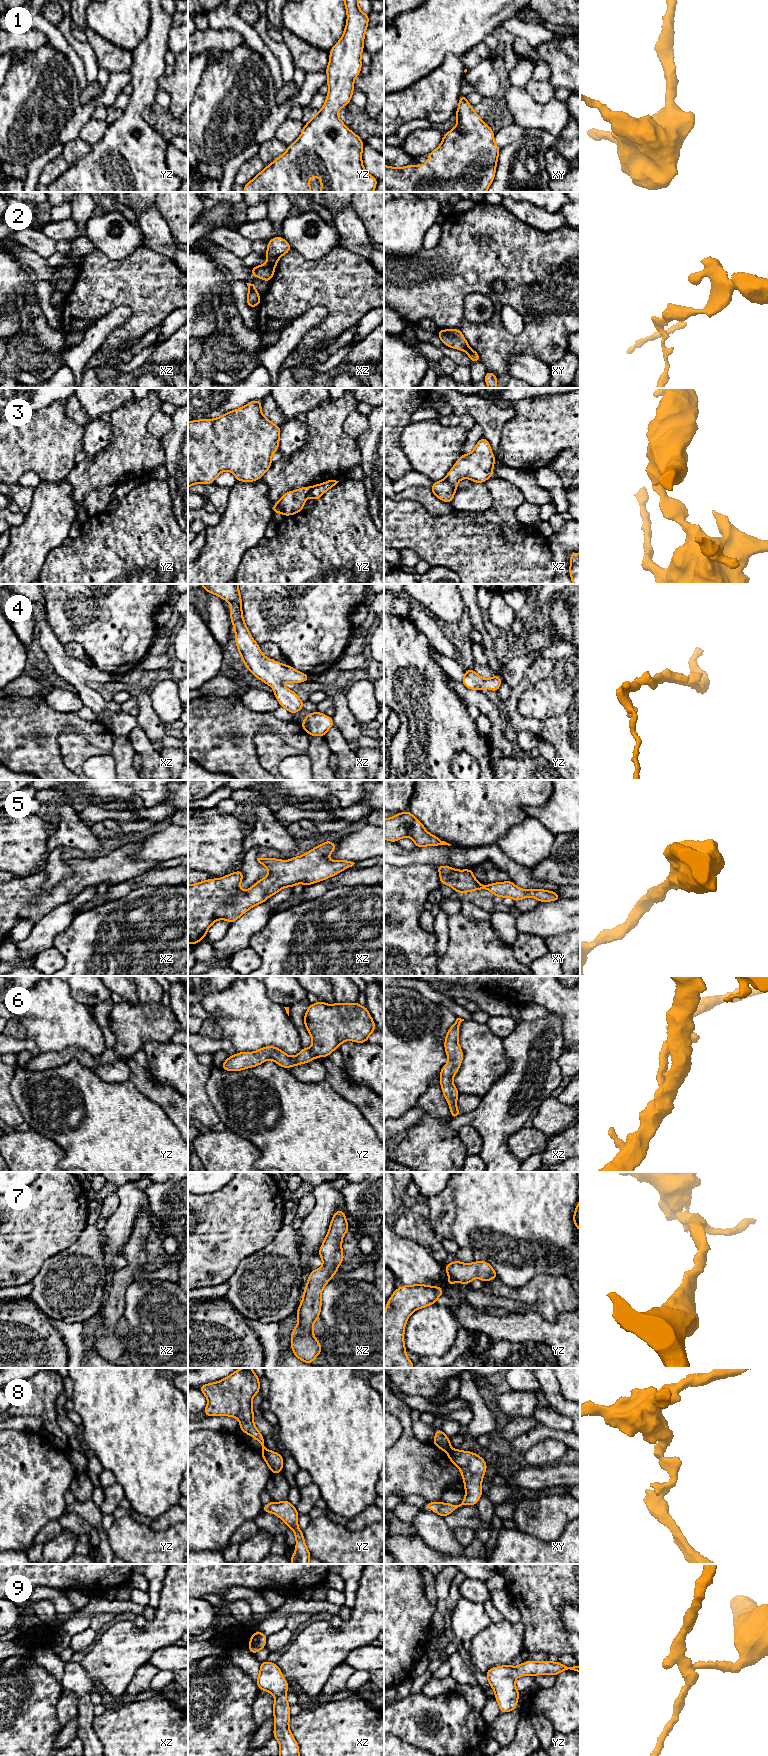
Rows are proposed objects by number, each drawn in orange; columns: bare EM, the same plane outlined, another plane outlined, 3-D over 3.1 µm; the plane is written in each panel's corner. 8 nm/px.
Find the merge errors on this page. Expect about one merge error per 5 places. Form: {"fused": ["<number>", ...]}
{"fused": ["2", "3", "8"]}

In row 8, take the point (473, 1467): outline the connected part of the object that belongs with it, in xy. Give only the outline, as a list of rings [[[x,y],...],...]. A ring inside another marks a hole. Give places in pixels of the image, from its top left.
[[[459,1449],[448,1452],[449,1460],[461,1470],[464,1481],[465,1498],[459,1505],[444,1502],[427,1502],[426,1508],[445,1518],[462,1505],[477,1505],[483,1493],[481,1484],[487,1469],[483,1458],[474,1452],[461,1451]]]

